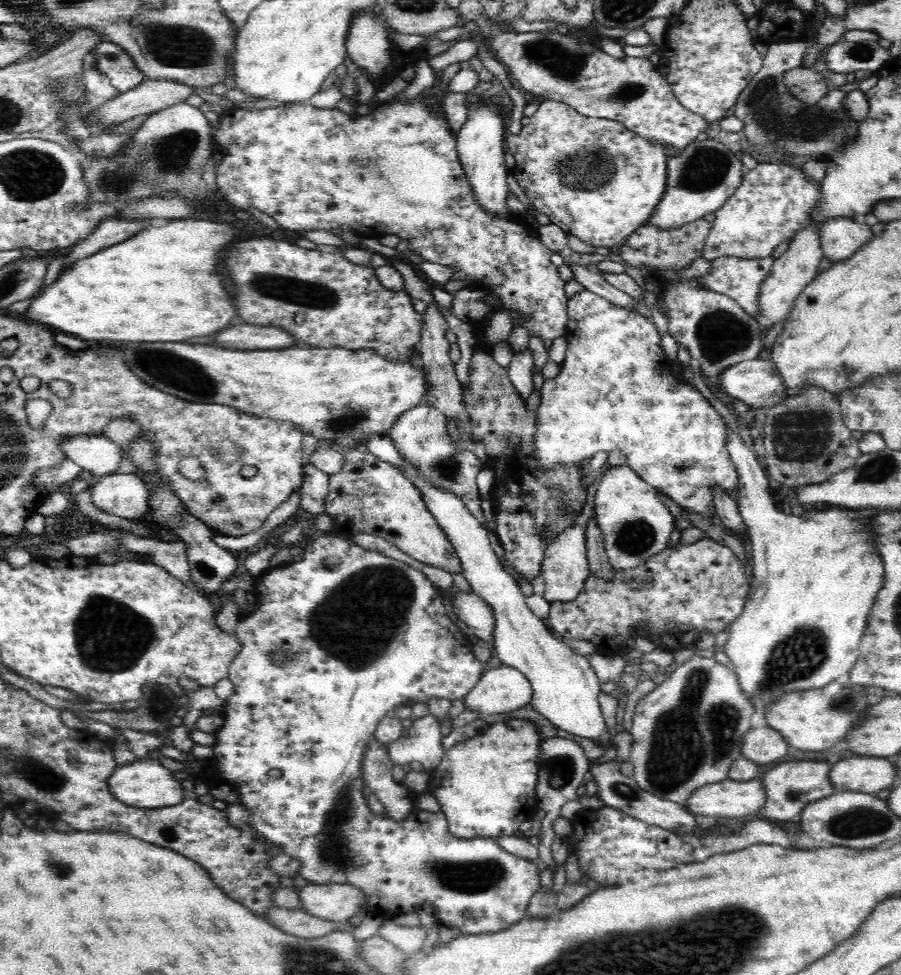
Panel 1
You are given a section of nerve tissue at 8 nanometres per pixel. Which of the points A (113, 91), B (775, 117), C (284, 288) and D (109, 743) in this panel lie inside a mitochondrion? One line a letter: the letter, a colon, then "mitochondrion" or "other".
A: other
B: mitochondrion
C: mitochondrion
D: other

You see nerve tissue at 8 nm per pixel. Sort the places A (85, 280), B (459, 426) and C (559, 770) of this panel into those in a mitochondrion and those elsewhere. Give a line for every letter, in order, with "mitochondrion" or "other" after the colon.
A: other
B: mitochondrion
C: mitochondrion

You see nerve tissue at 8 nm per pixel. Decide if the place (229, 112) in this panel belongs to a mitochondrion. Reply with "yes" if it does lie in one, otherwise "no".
no

